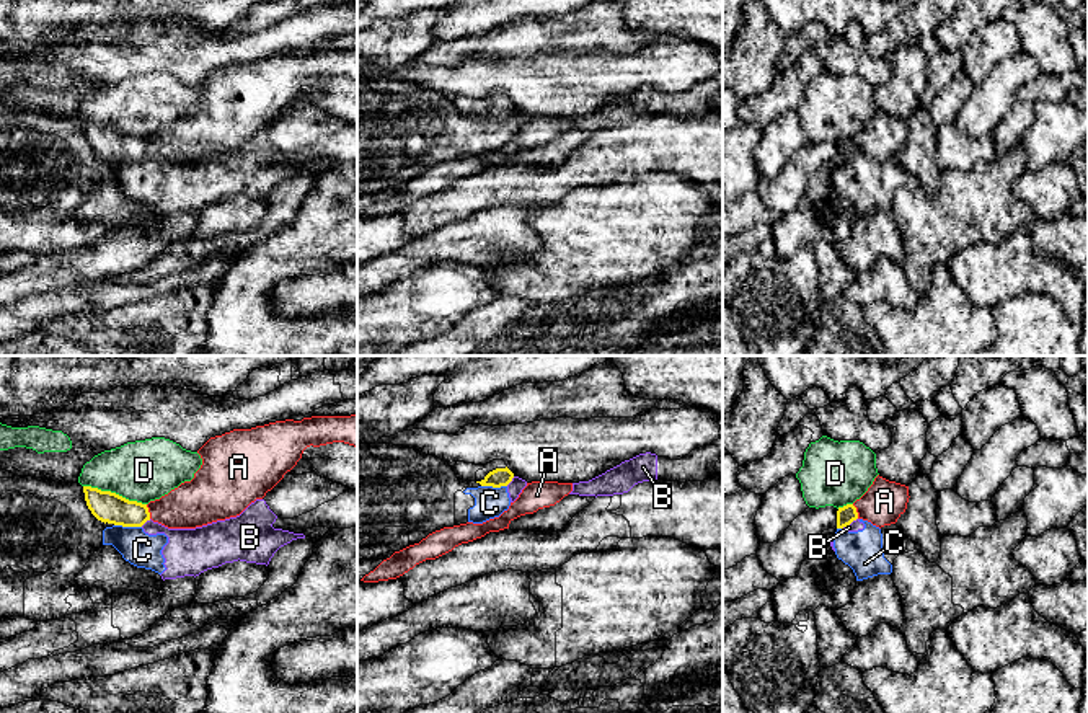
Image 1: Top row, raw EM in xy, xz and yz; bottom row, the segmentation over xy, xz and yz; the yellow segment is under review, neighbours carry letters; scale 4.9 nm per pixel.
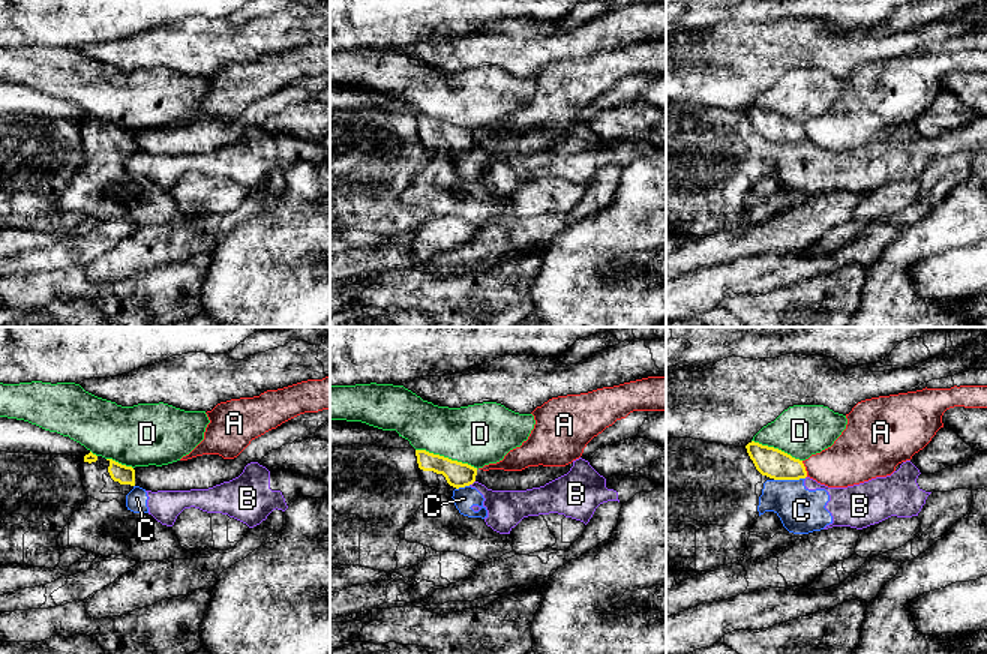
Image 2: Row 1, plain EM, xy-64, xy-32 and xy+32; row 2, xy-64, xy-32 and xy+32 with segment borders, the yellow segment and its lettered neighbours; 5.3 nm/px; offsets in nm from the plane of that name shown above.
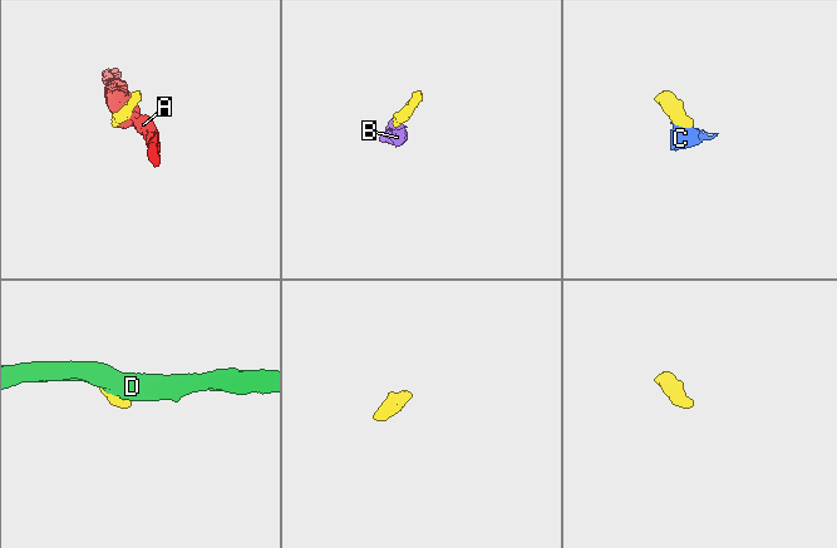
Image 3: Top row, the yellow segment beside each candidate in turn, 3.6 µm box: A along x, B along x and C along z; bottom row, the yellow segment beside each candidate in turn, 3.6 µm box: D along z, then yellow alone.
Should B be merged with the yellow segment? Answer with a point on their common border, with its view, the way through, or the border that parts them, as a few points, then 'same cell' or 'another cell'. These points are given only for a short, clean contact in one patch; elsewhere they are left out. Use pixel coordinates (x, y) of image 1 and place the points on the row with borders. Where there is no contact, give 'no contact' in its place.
yz (849, 524) | along yz (857, 518), (842, 527) | another cell

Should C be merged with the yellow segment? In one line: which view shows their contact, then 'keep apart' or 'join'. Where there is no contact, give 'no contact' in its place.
contact in xy; keep apart

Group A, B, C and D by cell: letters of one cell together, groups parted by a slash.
A / B C / D

